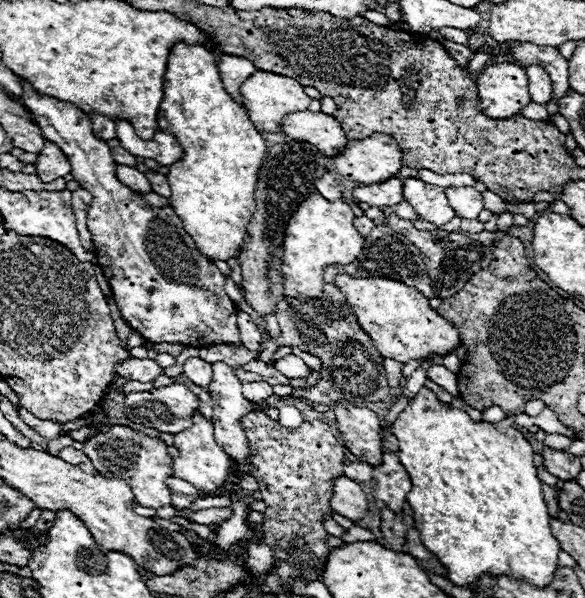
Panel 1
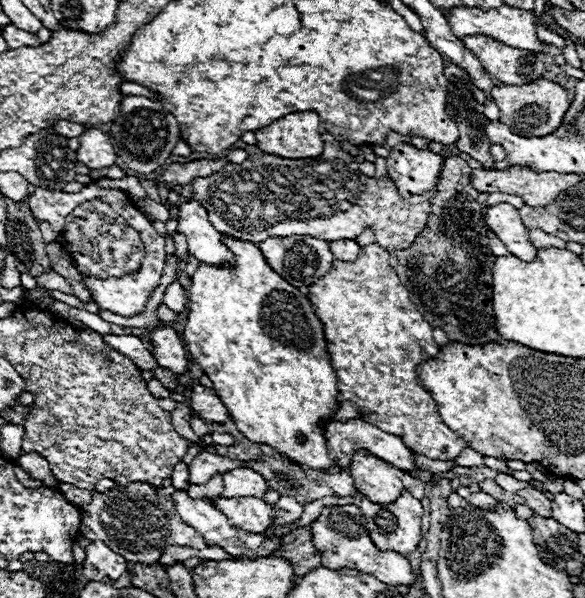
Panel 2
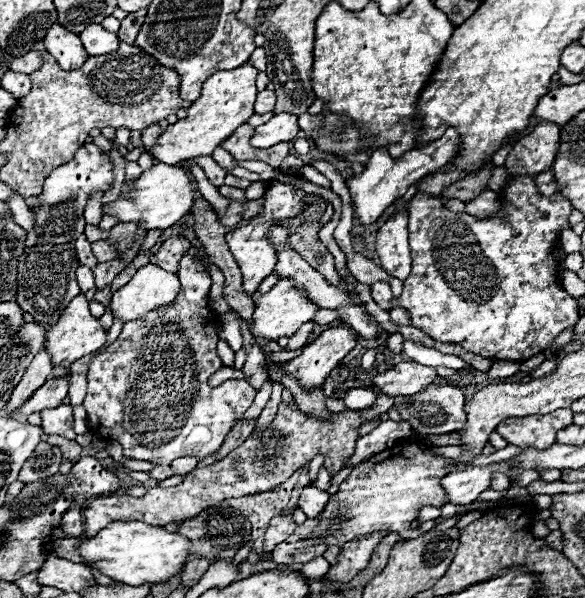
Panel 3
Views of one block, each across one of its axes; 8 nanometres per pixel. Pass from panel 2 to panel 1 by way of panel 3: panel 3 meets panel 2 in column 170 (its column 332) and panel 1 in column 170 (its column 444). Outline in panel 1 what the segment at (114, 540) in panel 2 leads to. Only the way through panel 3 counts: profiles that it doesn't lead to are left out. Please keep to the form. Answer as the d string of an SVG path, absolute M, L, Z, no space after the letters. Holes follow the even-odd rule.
M112 426L106 434L98 434L84 442L84 452L92 460L94 468L106 478L122 478L130 484L134 500L142 506L162 508L170 504L170 490L164 484L172 476L172 458L166 452L166 444L160 438L150 438L144 432L128 426Z

